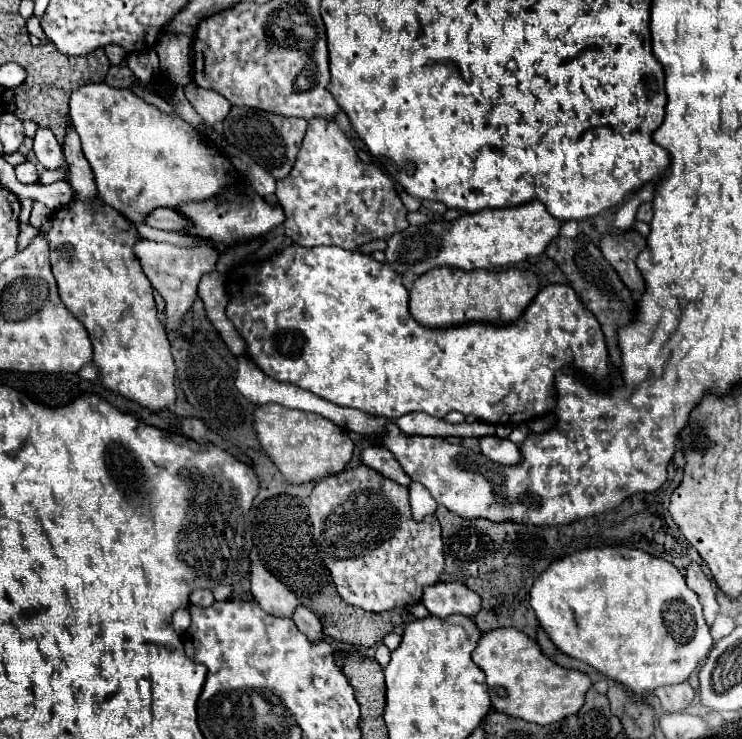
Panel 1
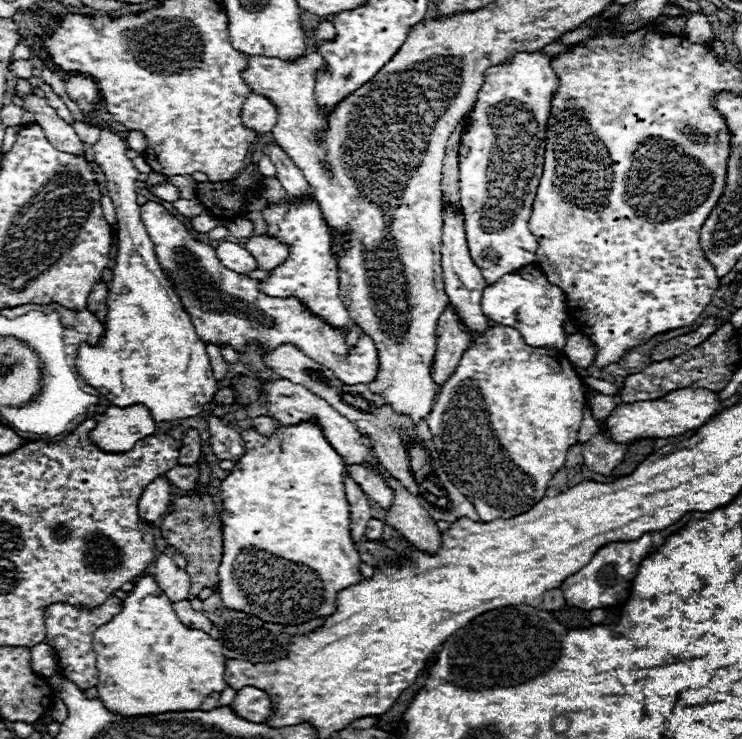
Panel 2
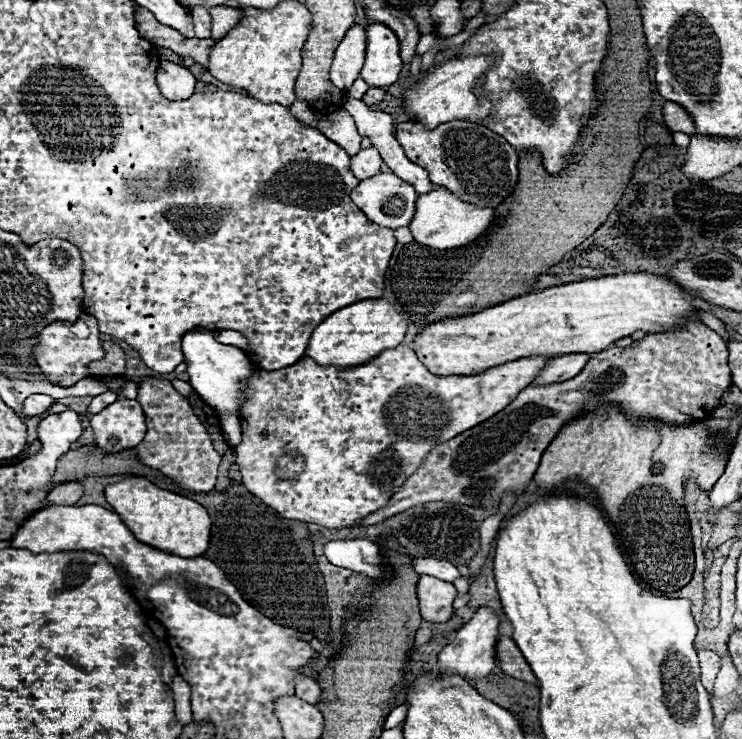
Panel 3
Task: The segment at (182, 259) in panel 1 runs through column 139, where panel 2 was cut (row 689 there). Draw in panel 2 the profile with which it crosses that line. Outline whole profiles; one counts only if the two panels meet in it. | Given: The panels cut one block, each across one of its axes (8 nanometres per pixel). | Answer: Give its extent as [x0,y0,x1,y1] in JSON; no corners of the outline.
[230,686,270,722]

